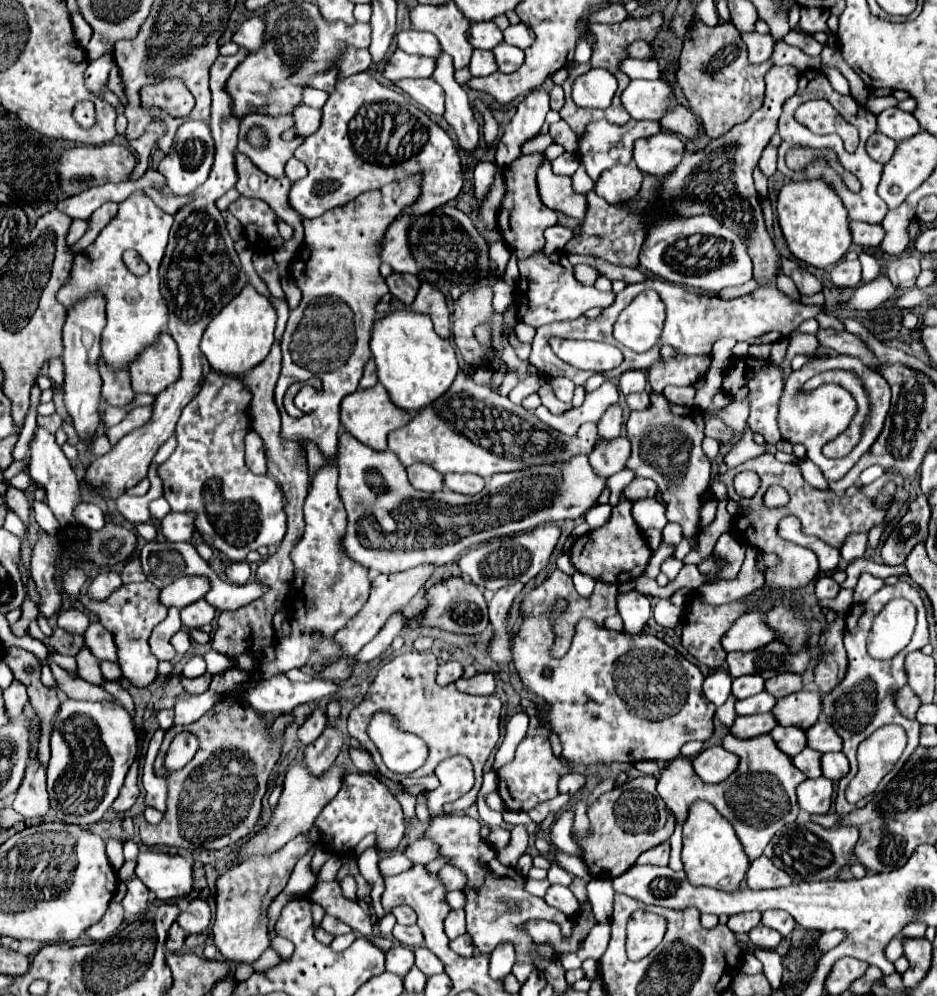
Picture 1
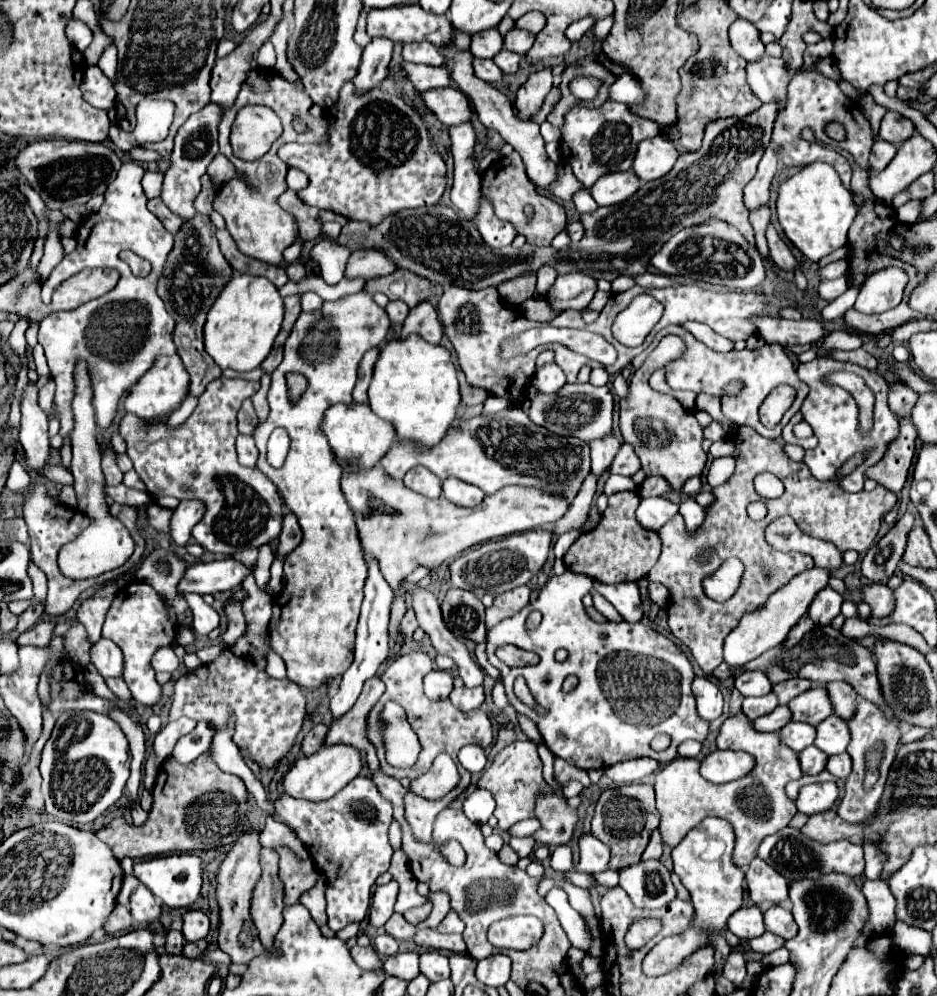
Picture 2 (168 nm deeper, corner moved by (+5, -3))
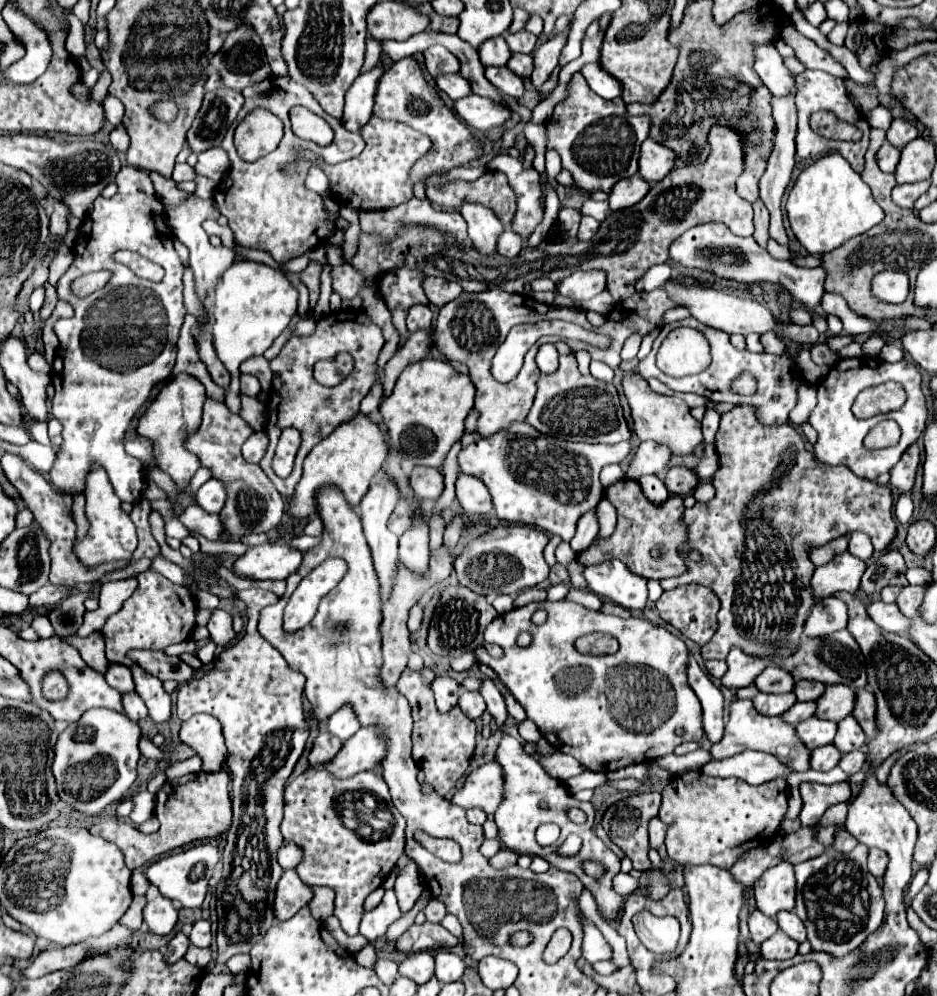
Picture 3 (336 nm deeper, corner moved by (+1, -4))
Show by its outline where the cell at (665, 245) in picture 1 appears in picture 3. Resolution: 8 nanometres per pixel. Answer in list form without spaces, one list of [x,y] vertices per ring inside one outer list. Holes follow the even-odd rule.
[[[710,222],[702,226],[694,226],[686,230],[672,246],[670,246],[670,260],[680,262],[688,268],[698,268],[704,272],[710,272],[716,278],[736,280],[742,284],[754,284],[770,282],[782,284],[796,302],[806,306],[808,310],[814,310],[822,302],[824,294],[824,280],[826,272],[822,268],[800,268],[786,260],[776,260],[768,254],[768,250],[760,248],[754,238],[740,238],[732,234],[724,224]]]

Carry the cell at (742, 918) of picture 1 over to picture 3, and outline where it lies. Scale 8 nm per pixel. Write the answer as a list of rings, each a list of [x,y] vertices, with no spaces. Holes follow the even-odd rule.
[[[756,910],[756,912],[750,914],[748,926],[750,926],[750,938],[756,944],[762,944],[764,940],[768,940],[778,930],[776,920],[770,918],[770,916],[766,916],[766,914],[762,914],[760,910]]]

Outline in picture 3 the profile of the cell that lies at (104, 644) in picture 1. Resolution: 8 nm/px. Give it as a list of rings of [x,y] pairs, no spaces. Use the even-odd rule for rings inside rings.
[[[110,664],[110,666],[108,666],[106,682],[108,682],[114,690],[118,690],[120,694],[126,694],[126,692],[132,692],[132,690],[134,690],[134,680],[132,680],[130,668],[126,668],[126,666],[122,666],[122,664]]]

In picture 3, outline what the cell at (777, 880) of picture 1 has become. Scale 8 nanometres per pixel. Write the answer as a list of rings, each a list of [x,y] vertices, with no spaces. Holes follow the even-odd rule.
[[[780,862],[778,866],[766,870],[762,878],[754,884],[758,910],[772,918],[782,910],[794,908],[794,894],[796,894],[796,878],[790,862]]]

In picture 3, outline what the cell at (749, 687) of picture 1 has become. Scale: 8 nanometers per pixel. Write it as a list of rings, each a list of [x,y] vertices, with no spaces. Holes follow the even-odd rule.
[[[768,666],[756,680],[754,684],[758,686],[760,692],[768,694],[782,694],[782,692],[792,692],[794,690],[794,676],[788,670],[782,670],[780,666]]]

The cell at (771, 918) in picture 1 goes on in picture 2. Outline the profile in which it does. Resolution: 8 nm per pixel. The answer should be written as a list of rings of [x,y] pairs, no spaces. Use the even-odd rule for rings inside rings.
[[[772,905],[766,913],[764,913],[764,925],[766,925],[766,931],[774,933],[774,935],[780,935],[782,939],[792,939],[798,931],[794,919],[792,919],[792,913],[780,905]]]

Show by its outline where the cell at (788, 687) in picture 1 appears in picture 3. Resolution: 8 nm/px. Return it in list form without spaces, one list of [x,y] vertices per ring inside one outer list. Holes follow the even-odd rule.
[[[798,680],[794,686],[794,694],[798,698],[798,702],[806,702],[806,700],[818,700],[826,690],[826,684],[822,682],[814,682],[814,680]]]

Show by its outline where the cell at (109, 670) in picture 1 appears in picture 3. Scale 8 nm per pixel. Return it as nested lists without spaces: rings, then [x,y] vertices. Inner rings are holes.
[[[136,692],[124,694],[124,696],[122,696],[122,704],[124,704],[124,712],[126,712],[126,716],[130,716],[134,722],[138,722],[138,720],[142,720],[142,718],[148,716],[146,704],[142,702],[142,698],[140,698]]]

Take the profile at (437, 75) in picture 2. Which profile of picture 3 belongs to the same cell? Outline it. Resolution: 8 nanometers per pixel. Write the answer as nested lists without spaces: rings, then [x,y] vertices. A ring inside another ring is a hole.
[[[442,74],[436,78],[436,84],[440,90],[444,90],[452,100],[464,98],[468,94],[472,94],[470,90],[470,82],[466,78],[462,78],[460,74]]]

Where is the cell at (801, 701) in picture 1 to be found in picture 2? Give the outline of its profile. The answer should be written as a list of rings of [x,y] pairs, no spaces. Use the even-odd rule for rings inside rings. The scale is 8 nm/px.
[[[824,687],[808,689],[806,693],[794,697],[794,701],[790,701],[788,707],[792,713],[792,721],[802,721],[810,725],[818,725],[824,717],[832,713],[832,703]]]

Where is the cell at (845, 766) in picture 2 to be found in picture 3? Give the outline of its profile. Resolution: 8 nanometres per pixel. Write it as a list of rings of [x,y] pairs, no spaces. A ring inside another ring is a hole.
[[[856,750],[856,752],[848,752],[848,754],[844,754],[838,766],[840,766],[846,774],[856,774],[856,772],[862,770],[864,760],[866,760],[866,754],[864,754],[862,750]]]

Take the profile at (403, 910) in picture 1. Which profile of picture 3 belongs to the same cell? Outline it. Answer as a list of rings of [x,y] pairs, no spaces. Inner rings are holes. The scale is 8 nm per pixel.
[[[430,900],[424,908],[424,914],[426,914],[426,920],[430,922],[440,922],[444,916],[446,916],[446,906],[438,900]]]

